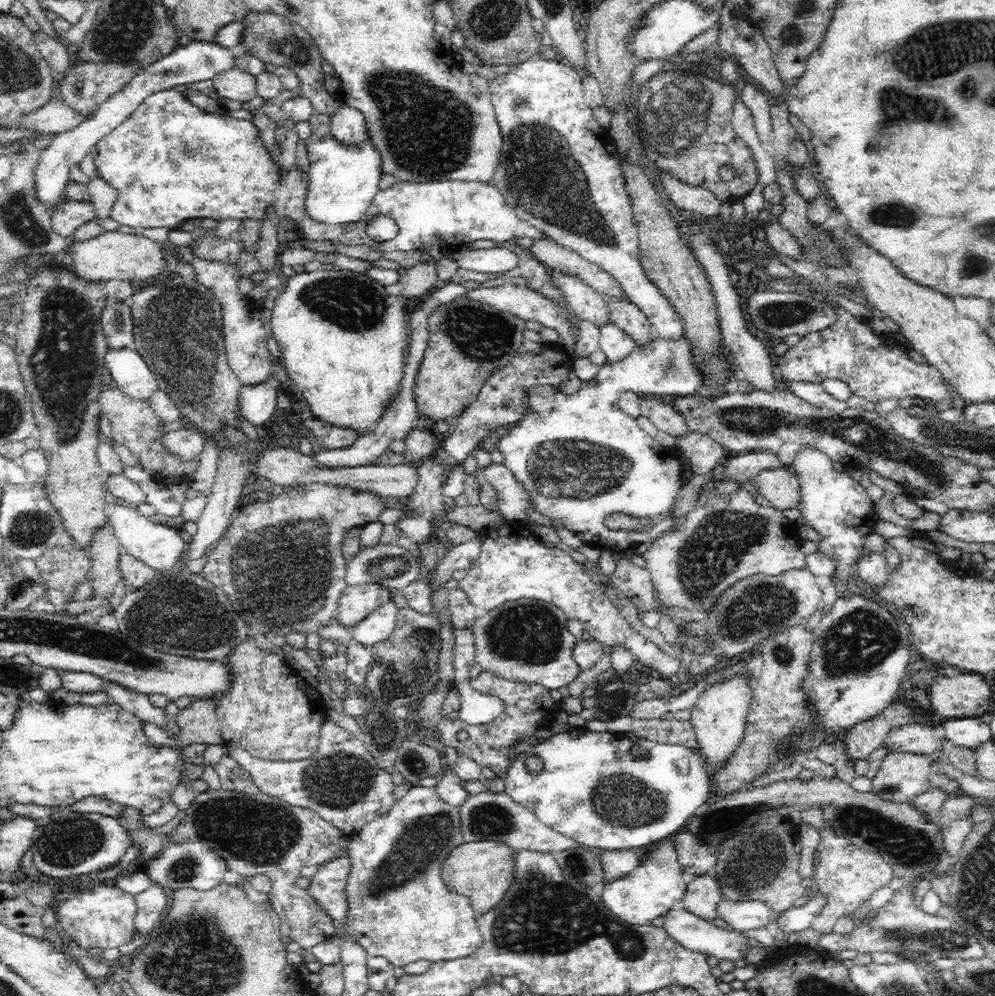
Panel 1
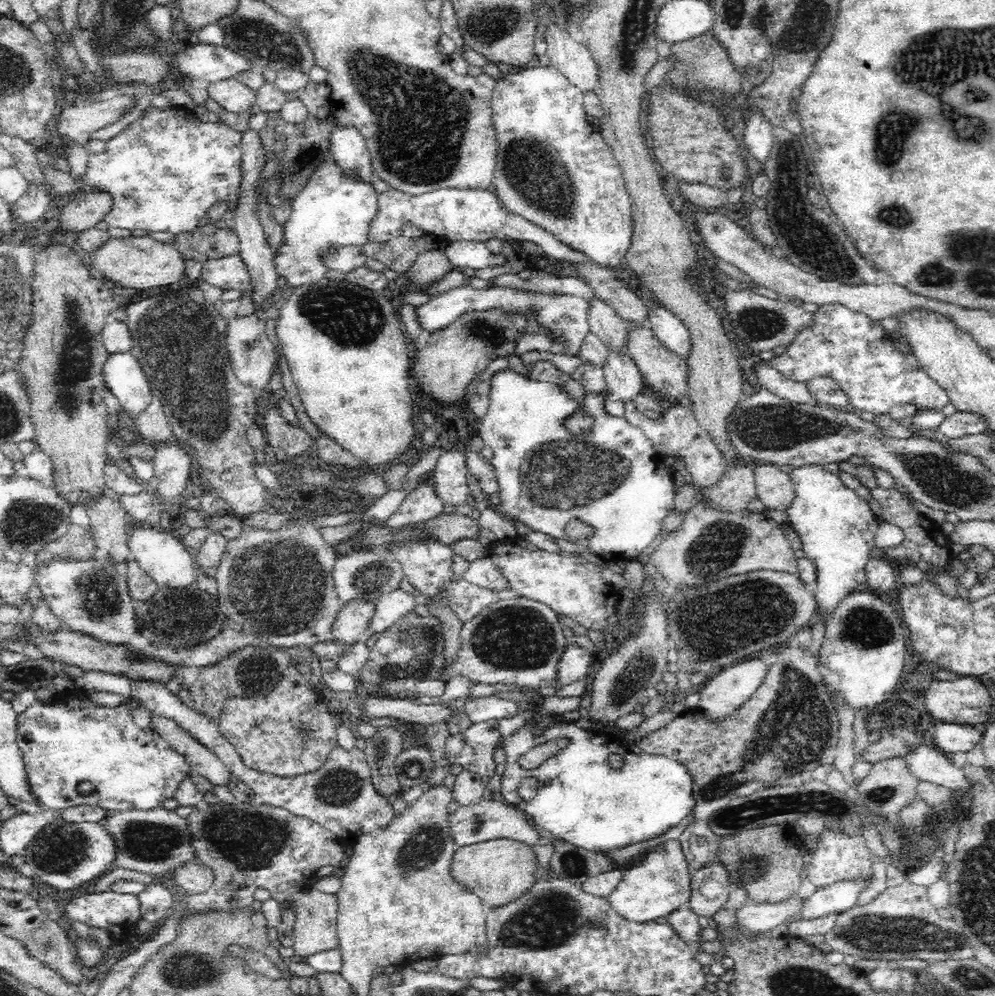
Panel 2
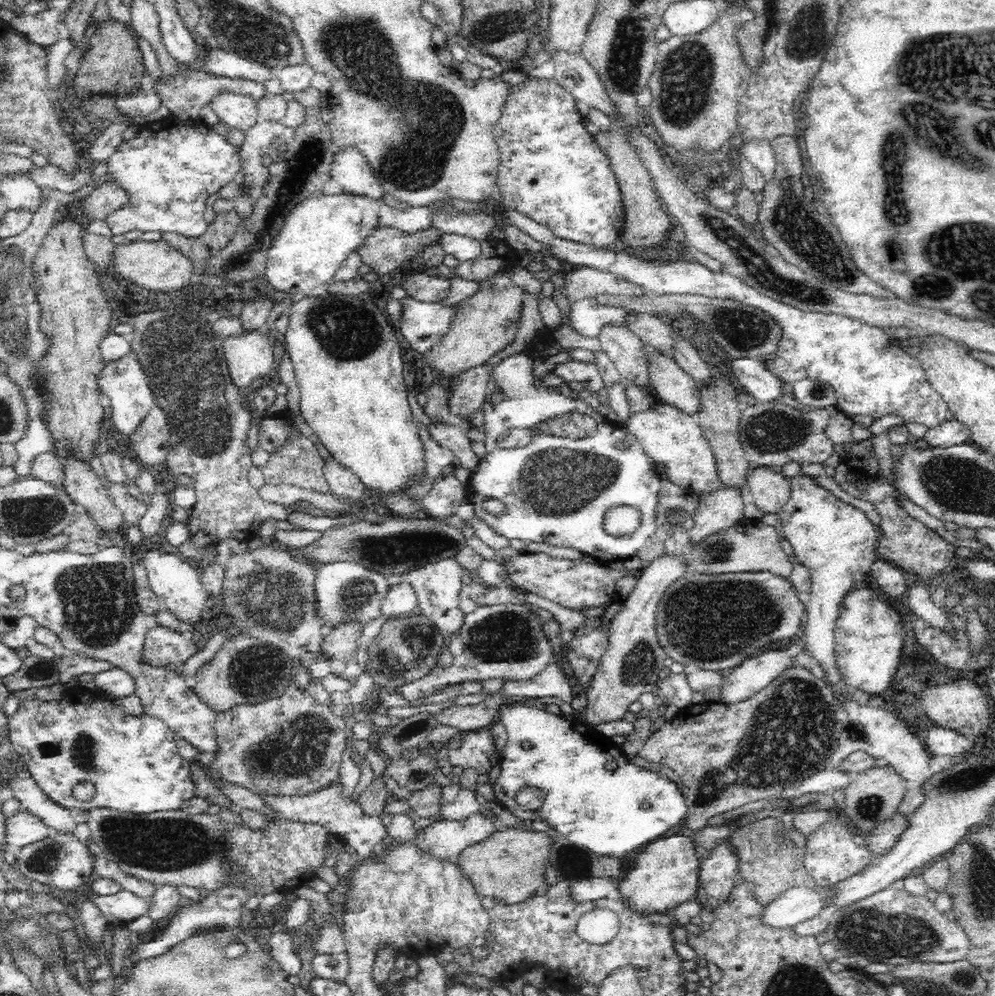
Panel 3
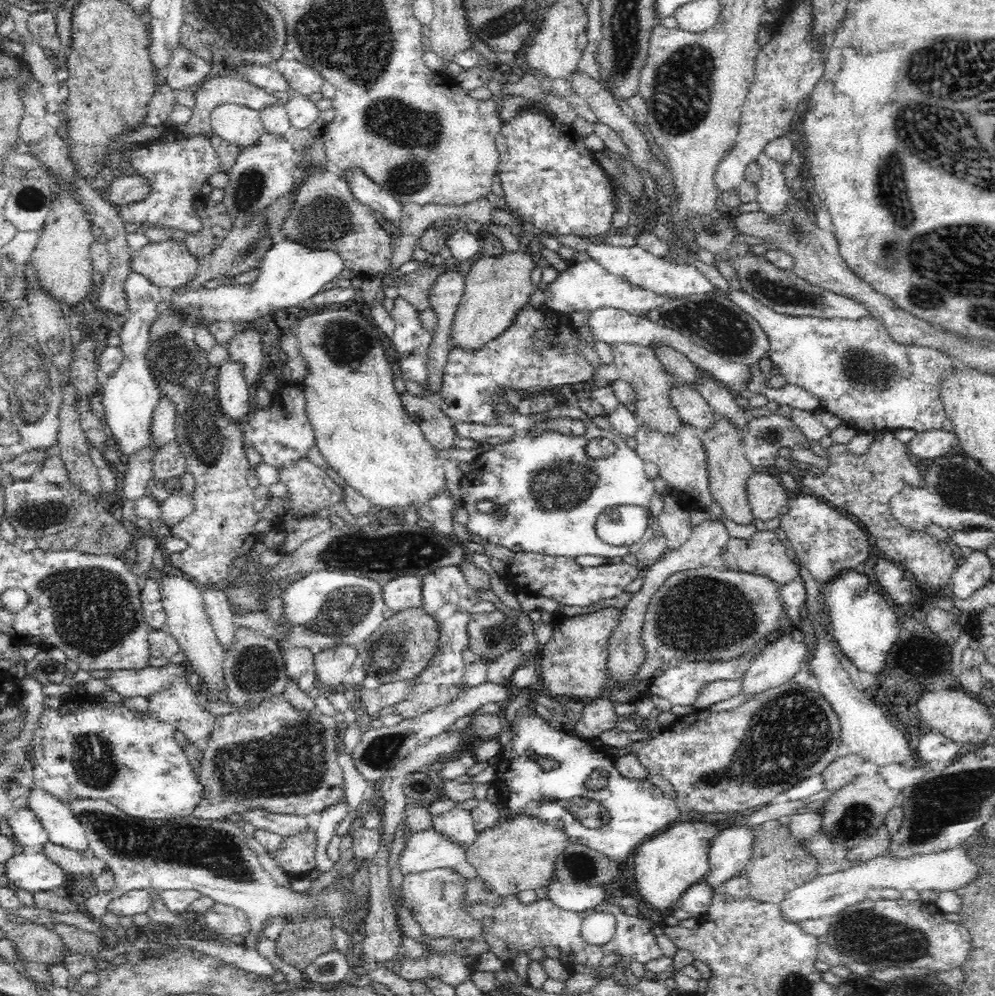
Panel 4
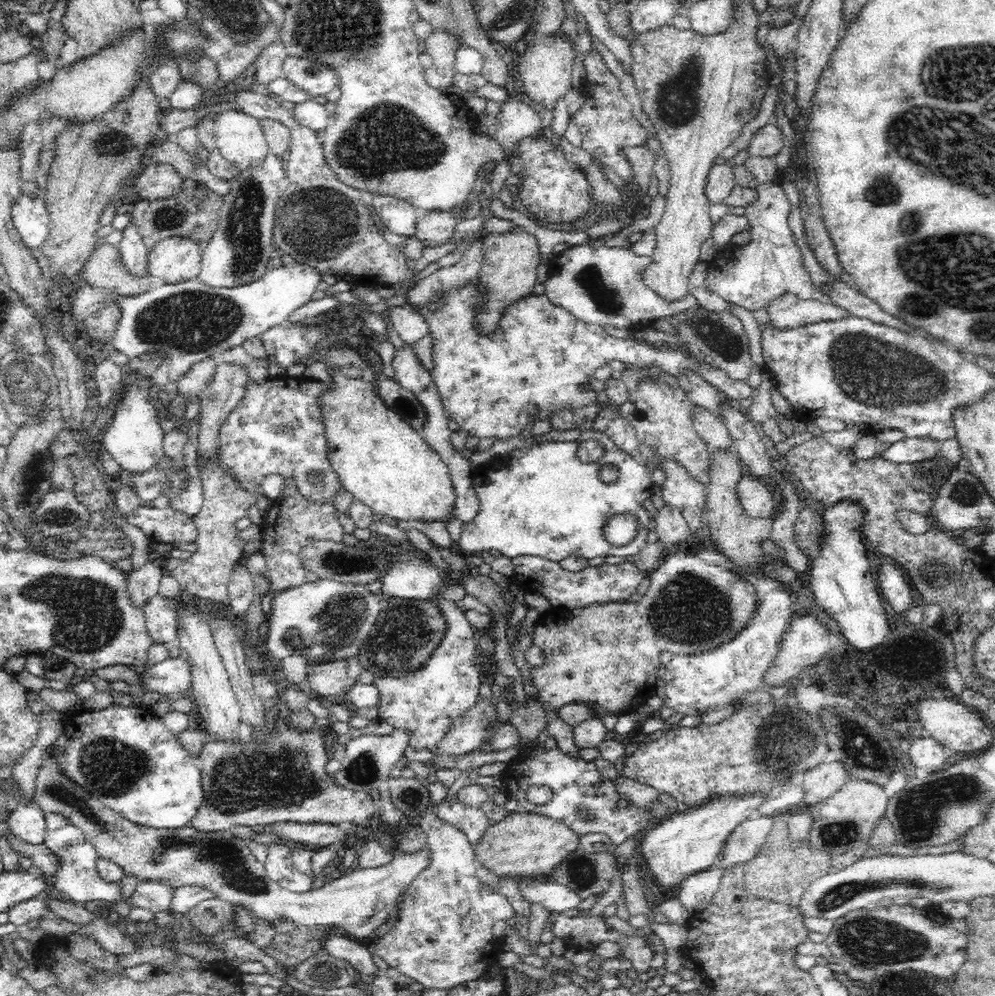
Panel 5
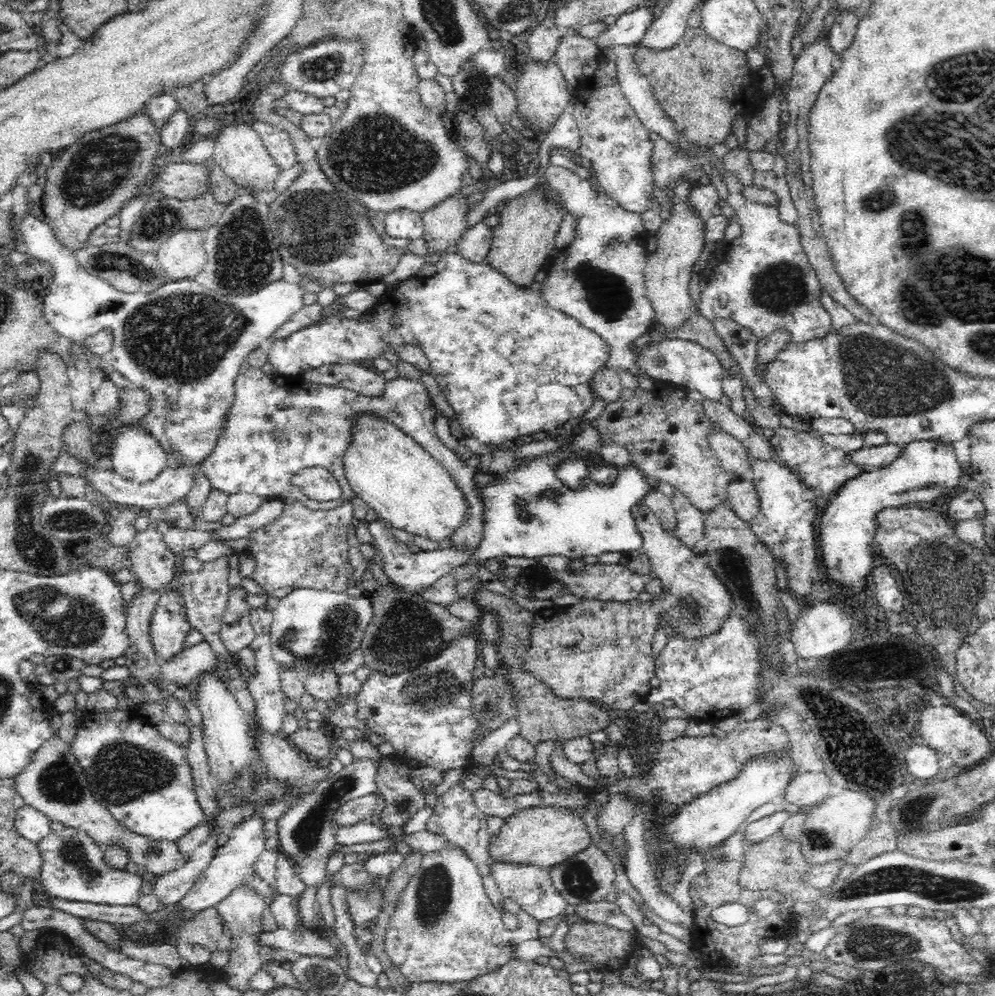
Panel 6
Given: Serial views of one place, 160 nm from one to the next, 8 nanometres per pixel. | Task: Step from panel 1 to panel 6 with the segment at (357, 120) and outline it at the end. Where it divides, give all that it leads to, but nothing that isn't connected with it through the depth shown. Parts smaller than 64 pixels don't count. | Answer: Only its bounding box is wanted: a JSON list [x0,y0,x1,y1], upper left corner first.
[380,210,423,240]

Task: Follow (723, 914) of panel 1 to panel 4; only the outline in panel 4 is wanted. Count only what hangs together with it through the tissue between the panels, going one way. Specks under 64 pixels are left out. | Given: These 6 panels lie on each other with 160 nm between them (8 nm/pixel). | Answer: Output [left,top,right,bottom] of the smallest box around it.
[779,846,978,923]

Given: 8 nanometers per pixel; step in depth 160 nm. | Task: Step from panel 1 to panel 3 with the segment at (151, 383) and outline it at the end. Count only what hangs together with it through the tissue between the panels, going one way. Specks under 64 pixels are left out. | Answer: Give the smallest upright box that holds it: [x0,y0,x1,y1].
[99,354,157,435]

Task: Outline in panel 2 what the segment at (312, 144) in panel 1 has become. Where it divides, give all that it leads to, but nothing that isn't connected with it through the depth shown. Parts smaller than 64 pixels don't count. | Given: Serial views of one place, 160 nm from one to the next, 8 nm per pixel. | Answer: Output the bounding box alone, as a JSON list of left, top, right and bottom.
[274,155,379,287]

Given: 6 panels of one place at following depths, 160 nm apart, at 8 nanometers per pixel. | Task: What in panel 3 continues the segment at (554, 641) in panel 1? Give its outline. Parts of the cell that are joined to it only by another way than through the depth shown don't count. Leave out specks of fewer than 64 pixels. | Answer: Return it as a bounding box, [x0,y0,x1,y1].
[400,604,556,700]

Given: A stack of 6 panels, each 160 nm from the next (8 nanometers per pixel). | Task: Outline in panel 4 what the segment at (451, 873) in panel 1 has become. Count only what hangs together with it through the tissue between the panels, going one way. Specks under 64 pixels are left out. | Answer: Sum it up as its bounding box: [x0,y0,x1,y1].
[466,813,570,897]

